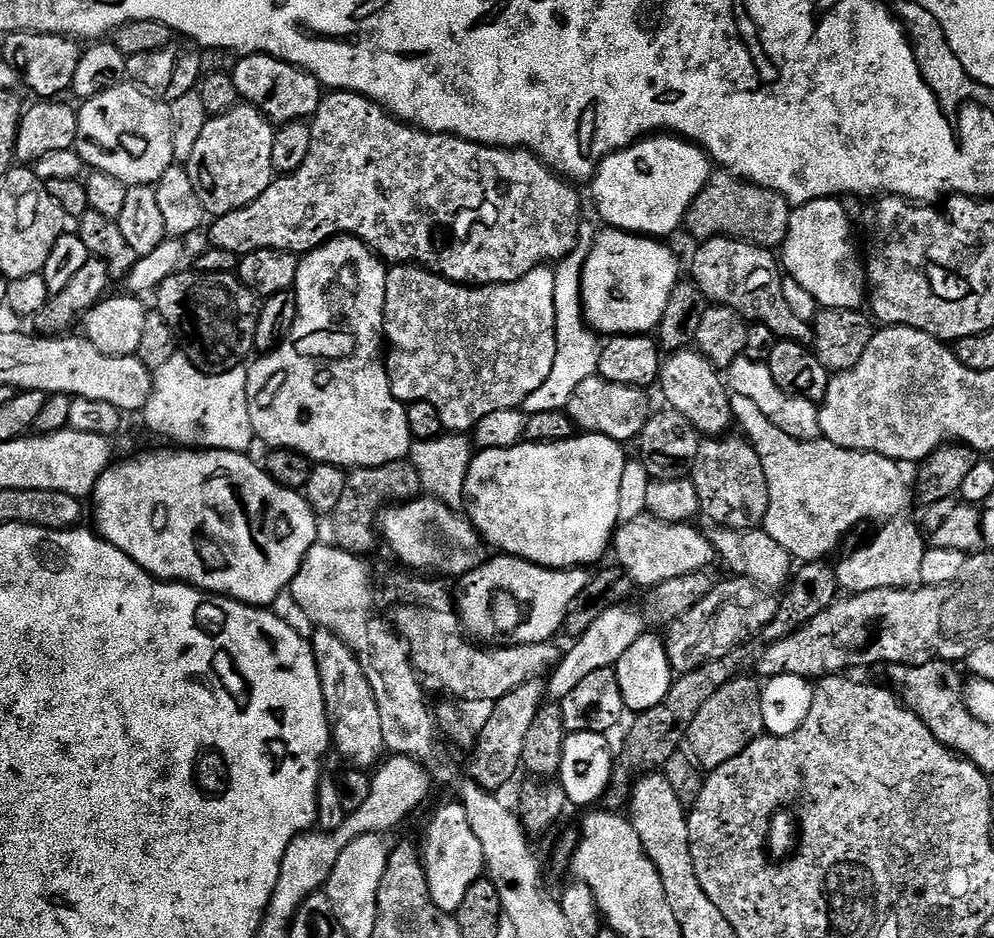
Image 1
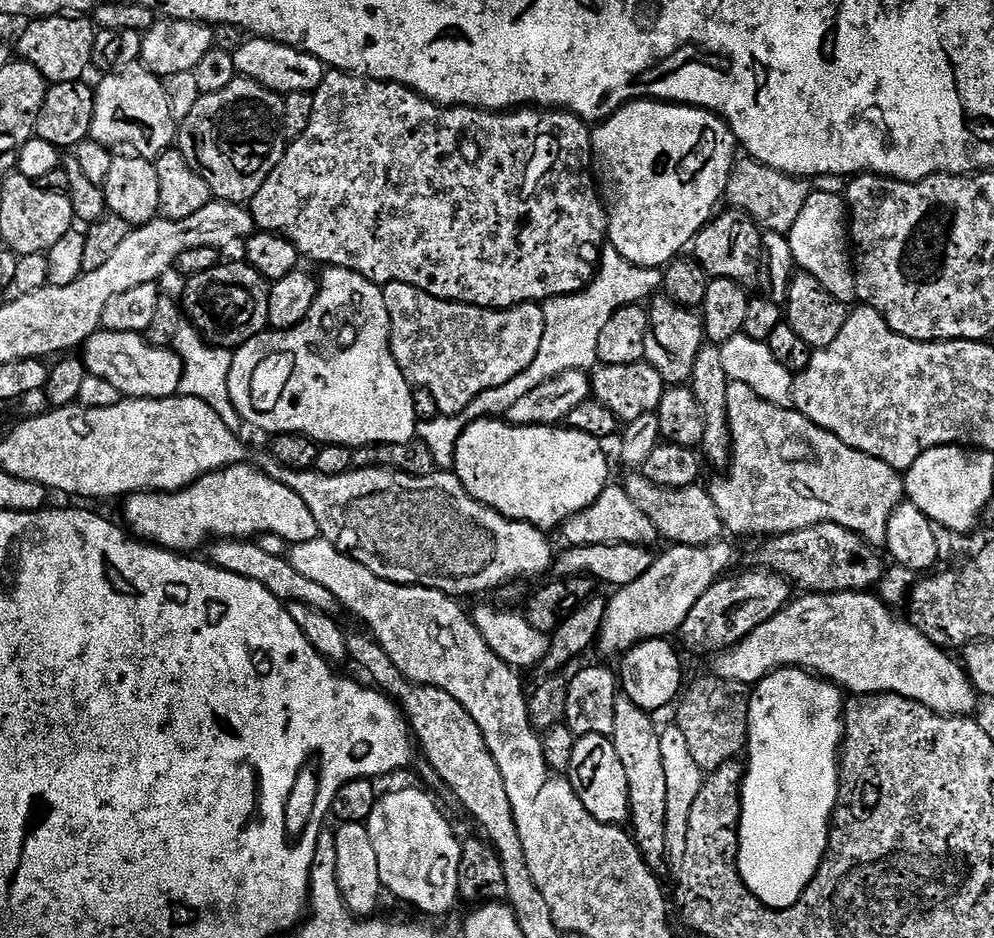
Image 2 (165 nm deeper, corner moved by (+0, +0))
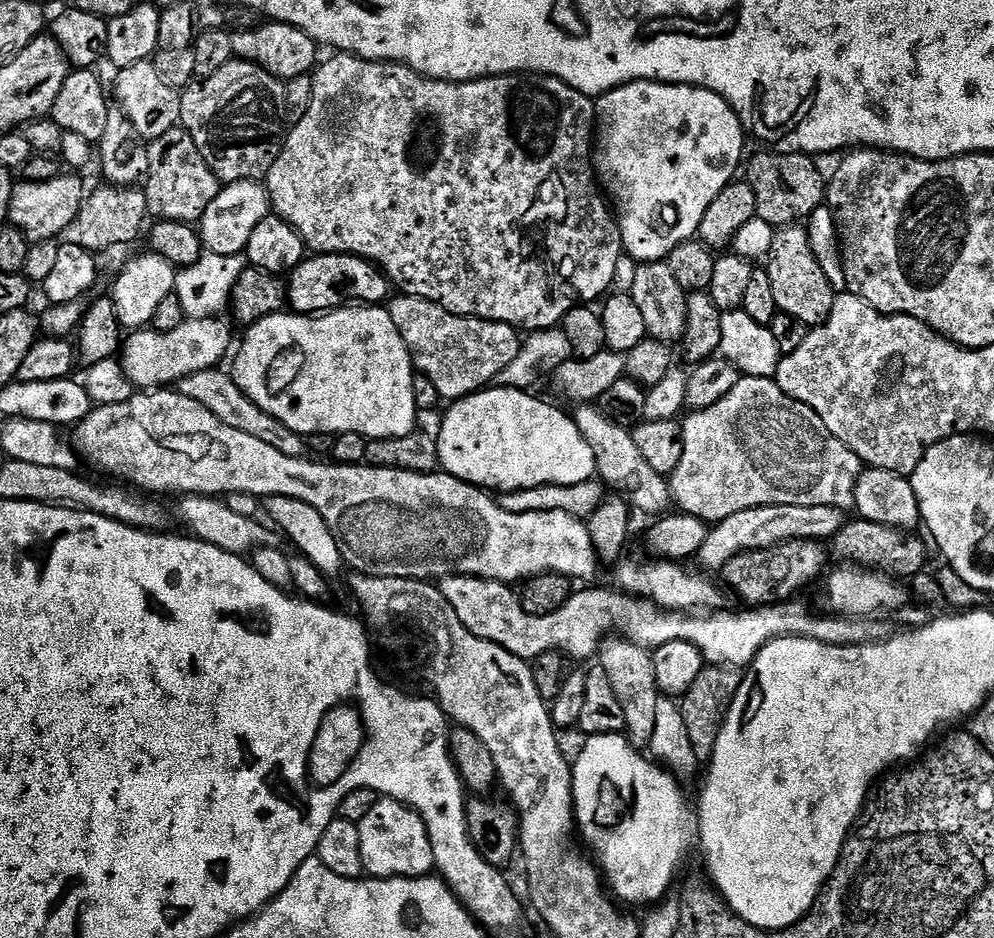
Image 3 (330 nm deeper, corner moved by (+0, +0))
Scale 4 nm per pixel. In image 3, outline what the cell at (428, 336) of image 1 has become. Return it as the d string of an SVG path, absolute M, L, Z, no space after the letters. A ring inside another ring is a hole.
M407 294L397 297L387 305L388 312L406 342L415 371L434 382L441 401L455 402L489 387L520 352L521 333L509 324L479 320L477 316L456 316L426 298Z

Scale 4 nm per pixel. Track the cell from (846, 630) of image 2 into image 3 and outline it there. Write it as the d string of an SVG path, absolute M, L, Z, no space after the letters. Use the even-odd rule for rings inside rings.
M447 576L446 579L439 581L438 587L440 592L446 598L446 602L450 602L450 606L454 610L454 614L458 614L458 618L462 622L462 626L466 626L466 630L470 630L478 638L486 638L490 642L494 642L498 646L502 646L510 654L514 654L518 658L527 660L529 662L536 659L537 656L546 654L547 652L562 652L565 657L576 660L588 660L597 655L600 651L600 643L609 634L615 634L617 637L629 640L631 644L636 644L639 648L646 648L649 650L655 650L666 646L666 642L690 642L690 646L694 646L699 650L705 665L714 668L739 668L741 670L747 669L748 665L752 663L752 660L762 650L762 646L766 646L770 641L777 640L778 638L786 638L787 636L801 636L807 640L817 640L823 644L866 644L873 640L881 639L882 632L876 625L877 621L872 618L853 618L851 616L838 616L835 614L827 614L828 616L815 616L810 609L804 604L796 604L797 602L785 602L782 604L769 604L767 606L756 606L751 610L740 610L744 612L738 612L733 615L730 612L724 612L725 610L716 610L711 614L689 614L686 612L669 612L663 608L659 608L656 604L653 604L650 600L642 600L631 594L625 594L623 591L615 590L616 592L607 592L604 588L592 588L596 586L588 586L585 592L580 590L573 591L572 596L561 606L558 610L554 610L554 614L546 614L545 616L535 616L534 614L526 614L524 607L520 605L520 597L509 585L500 584L497 580L483 580L482 578L474 578L473 576Z

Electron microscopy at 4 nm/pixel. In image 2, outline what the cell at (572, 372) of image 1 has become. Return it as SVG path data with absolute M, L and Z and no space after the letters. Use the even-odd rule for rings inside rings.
M605 247L600 256L600 267L596 276L587 288L575 292L572 296L559 296L553 300L543 301L544 310L544 344L538 350L534 362L518 374L518 378L510 378L506 386L494 386L494 390L486 390L453 416L436 416L432 420L421 420L416 425L416 439L422 441L434 457L437 469L448 470L456 463L456 443L458 438L474 422L485 418L500 418L515 406L529 390L542 386L542 382L550 382L558 374L592 370L598 364L598 338L606 322L620 308L628 304L640 304L655 297L664 287L664 273L658 268L643 268L626 258L614 247Z

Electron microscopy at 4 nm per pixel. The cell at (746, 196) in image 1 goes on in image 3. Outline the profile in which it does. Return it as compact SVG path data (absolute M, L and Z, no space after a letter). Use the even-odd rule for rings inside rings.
M760 150L752 161L749 159L746 164L748 176L746 182L754 190L754 202L756 203L756 215L761 216L763 220L772 224L774 229L786 228L790 224L807 221L808 217L814 214L826 200L826 181L822 174L818 174L818 166L815 159L811 156L804 156L801 152L794 154L778 153L771 150Z

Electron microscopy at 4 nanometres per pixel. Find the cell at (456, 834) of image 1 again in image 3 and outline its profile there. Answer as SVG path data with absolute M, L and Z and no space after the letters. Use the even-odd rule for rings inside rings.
M387 798L377 799L374 810L359 822L360 849L364 872L369 877L388 880L391 876L427 876L434 868L428 827L413 808Z

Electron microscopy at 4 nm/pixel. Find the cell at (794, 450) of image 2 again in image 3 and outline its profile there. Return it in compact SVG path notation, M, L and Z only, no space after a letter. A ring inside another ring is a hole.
M741 375L740 381L730 390L724 398L705 409L689 411L682 420L684 433L682 434L682 458L678 466L672 471L670 487L672 490L672 504L675 505L683 515L697 516L705 522L719 522L730 518L730 514L742 514L742 510L754 510L758 506L830 506L843 510L852 510L856 507L856 483L862 471L862 462L849 450L841 440L834 438L830 430L826 430L826 422L810 410L802 402L790 398L777 385L775 379L766 376Z

